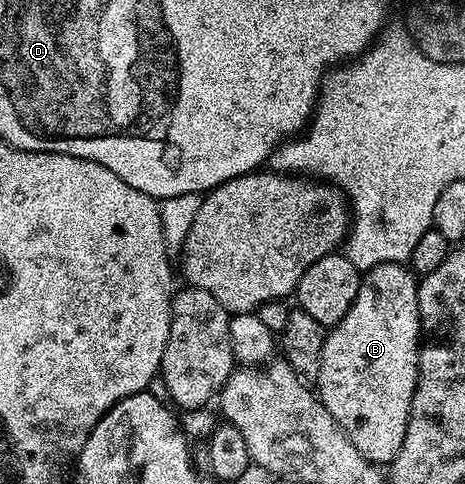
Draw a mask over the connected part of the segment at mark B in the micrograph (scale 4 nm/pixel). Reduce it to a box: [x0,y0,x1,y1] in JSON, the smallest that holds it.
[314,262,422,464]

